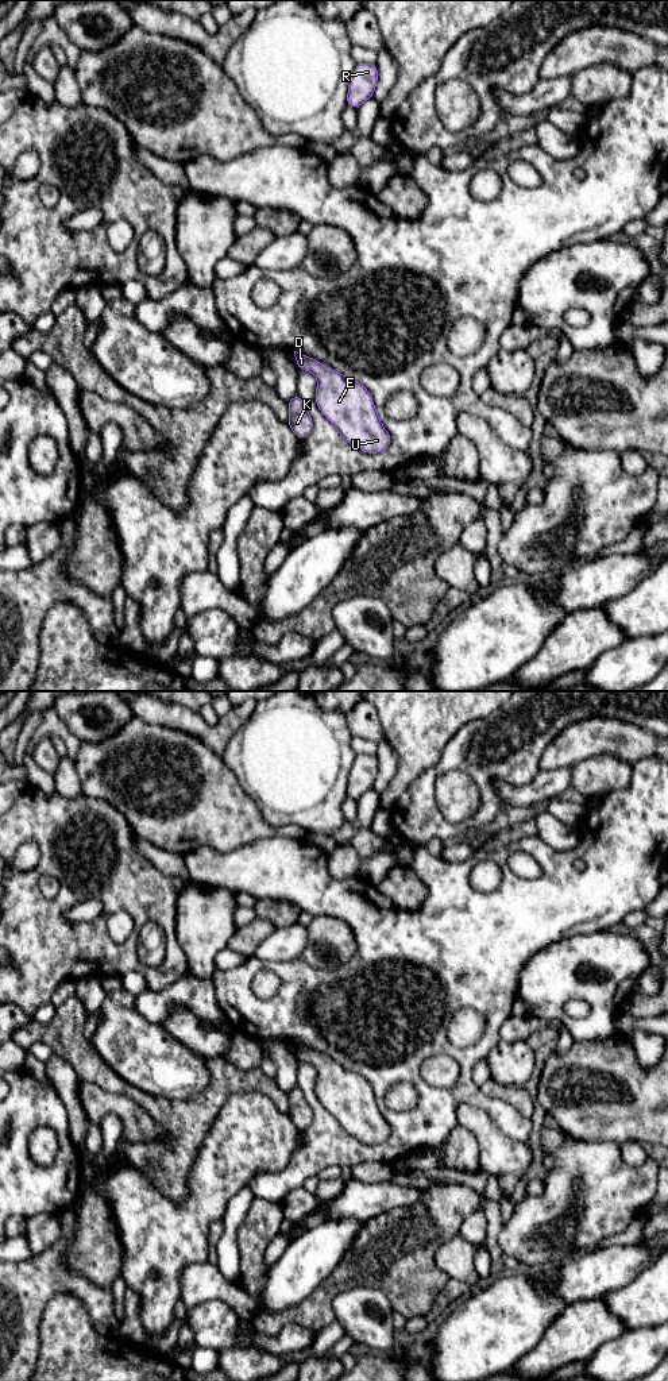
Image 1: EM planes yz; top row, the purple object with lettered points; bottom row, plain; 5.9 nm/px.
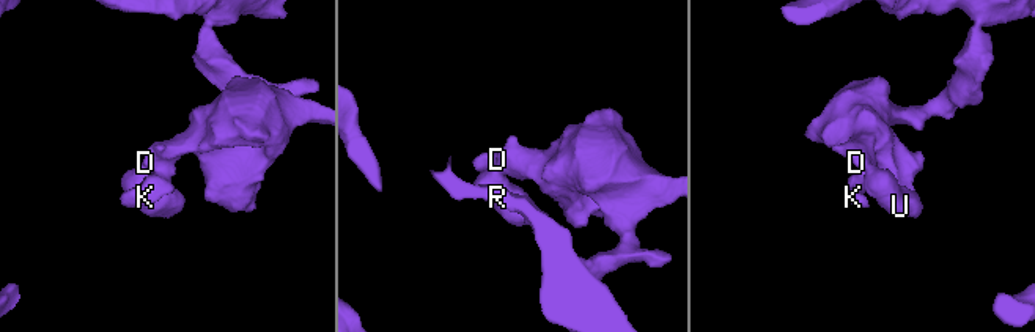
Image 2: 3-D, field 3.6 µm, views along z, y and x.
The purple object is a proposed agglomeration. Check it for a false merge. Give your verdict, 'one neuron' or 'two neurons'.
one neuron

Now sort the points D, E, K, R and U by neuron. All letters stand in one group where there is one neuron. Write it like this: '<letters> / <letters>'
D E K R U

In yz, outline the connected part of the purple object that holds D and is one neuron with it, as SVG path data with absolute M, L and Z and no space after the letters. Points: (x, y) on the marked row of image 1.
M297 351L294 356L298 369L316 375L316 404L347 443L366 454L379 454L390 445L391 436L362 383Z

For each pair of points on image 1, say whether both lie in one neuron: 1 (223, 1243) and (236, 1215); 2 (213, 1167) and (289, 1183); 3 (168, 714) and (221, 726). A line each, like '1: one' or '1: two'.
1: one
2: two
3: one

